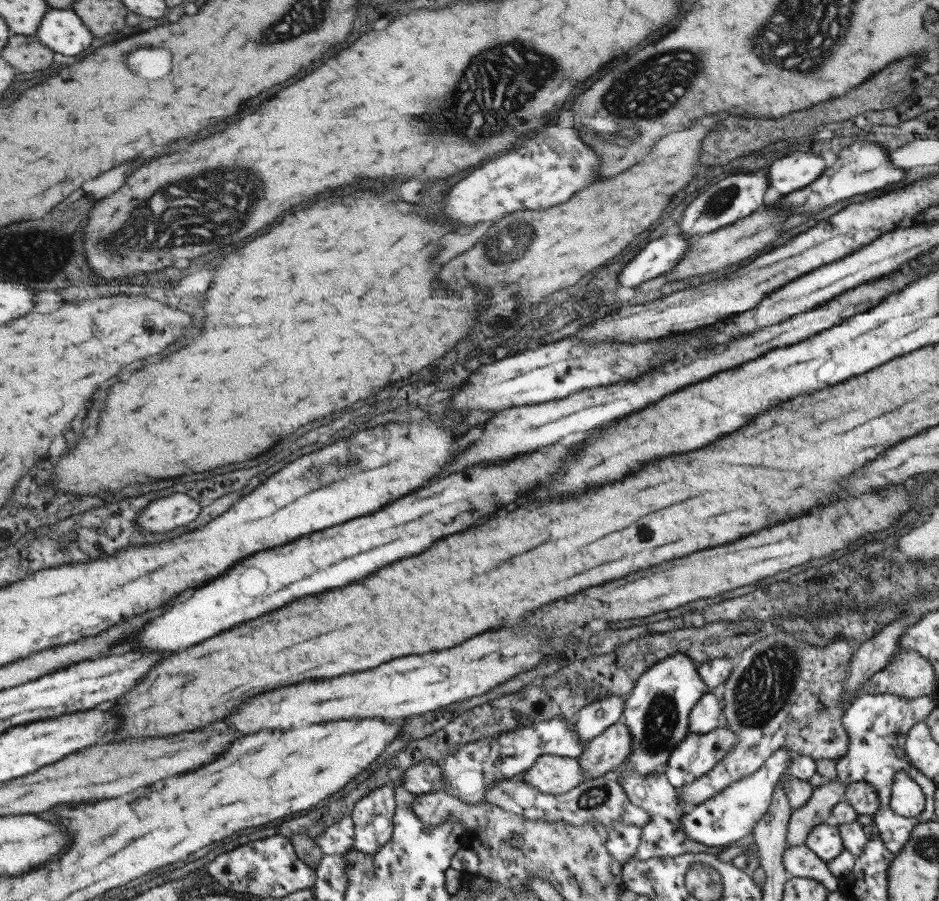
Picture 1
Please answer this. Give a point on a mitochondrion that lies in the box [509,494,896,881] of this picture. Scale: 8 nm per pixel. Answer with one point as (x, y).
(764, 688)

